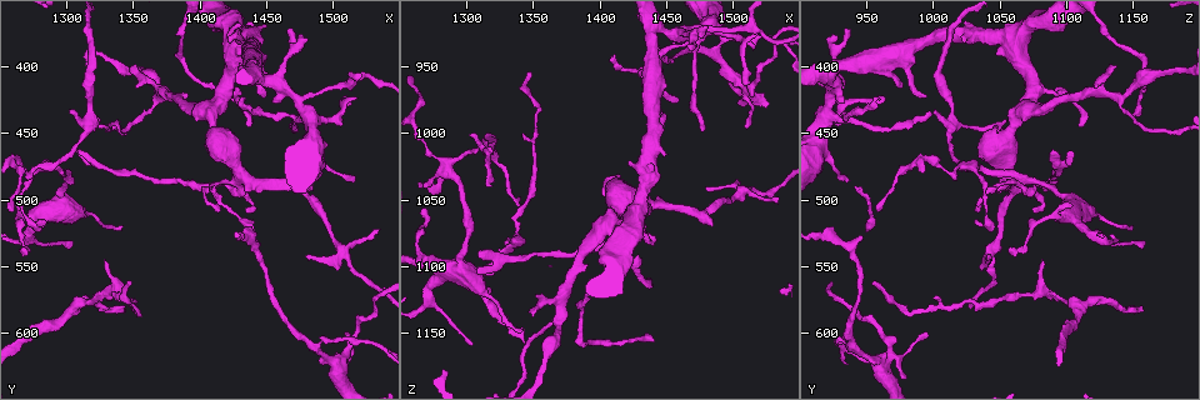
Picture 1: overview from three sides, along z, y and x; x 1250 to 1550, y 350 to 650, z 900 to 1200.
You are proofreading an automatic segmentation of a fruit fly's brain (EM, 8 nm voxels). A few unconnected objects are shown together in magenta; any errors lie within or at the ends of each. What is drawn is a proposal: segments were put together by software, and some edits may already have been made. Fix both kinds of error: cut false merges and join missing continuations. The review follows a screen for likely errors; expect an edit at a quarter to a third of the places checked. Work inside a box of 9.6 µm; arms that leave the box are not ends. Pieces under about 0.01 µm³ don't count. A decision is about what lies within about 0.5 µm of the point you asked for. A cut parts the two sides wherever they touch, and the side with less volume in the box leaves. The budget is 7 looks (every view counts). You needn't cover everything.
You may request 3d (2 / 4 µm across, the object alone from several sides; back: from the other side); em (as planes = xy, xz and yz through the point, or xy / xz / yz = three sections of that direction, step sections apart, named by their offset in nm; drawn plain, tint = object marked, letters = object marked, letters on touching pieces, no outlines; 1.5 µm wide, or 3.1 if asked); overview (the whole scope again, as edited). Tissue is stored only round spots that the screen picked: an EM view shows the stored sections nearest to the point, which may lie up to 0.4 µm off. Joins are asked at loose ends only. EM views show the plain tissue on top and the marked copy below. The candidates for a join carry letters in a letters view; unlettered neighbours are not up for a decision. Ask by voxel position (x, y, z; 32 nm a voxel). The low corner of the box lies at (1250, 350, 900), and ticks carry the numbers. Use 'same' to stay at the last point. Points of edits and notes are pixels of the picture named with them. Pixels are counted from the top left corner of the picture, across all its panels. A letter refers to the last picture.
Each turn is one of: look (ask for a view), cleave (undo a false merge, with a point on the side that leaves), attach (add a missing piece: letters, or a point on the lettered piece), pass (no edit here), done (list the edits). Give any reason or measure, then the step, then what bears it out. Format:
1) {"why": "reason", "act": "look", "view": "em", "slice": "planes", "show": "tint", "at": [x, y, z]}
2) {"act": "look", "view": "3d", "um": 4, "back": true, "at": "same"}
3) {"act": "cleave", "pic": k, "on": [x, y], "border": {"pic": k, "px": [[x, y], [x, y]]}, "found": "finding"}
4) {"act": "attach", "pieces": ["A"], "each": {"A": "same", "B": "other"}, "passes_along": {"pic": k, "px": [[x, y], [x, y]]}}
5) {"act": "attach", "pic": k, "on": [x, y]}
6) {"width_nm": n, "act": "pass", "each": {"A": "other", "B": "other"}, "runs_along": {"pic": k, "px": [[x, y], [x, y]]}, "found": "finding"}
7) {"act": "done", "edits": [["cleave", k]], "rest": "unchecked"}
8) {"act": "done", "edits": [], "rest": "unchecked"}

{"why": "tapers out", "act": "look", "view": "em", "slice": "xy", "step": 4, "show": "letters", "at": [1438, 446, 1110]}

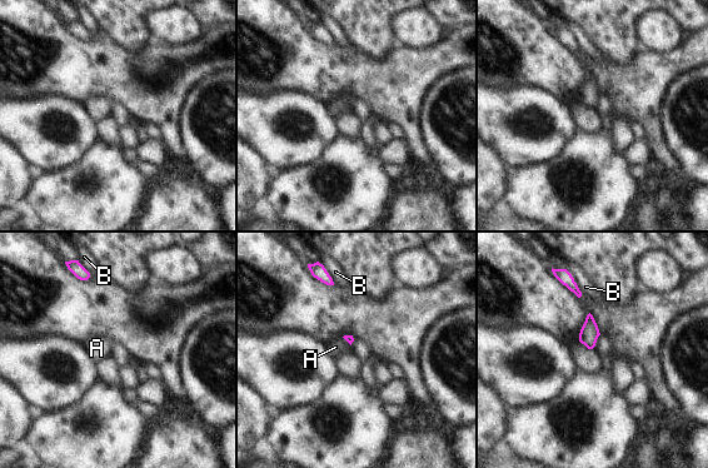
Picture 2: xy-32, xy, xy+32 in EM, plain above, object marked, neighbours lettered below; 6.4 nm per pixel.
{"act": "pass", "each": {"A": "other", "B": "other"}, "found": "no lettered piece goes on from it"}

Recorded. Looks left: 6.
{"why": "sudden change in width", "act": "look", "view": "em", "slice": "planes", "show": "tint", "at": [1416, 488, 1078]}

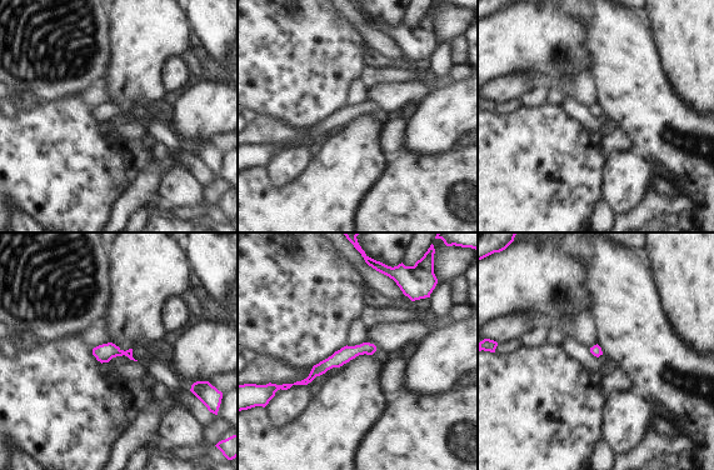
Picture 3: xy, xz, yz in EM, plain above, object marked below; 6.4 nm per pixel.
{"why": "what lies round it", "act": "look", "view": "em", "slice": "planes", "show": "letters", "at": "same"}

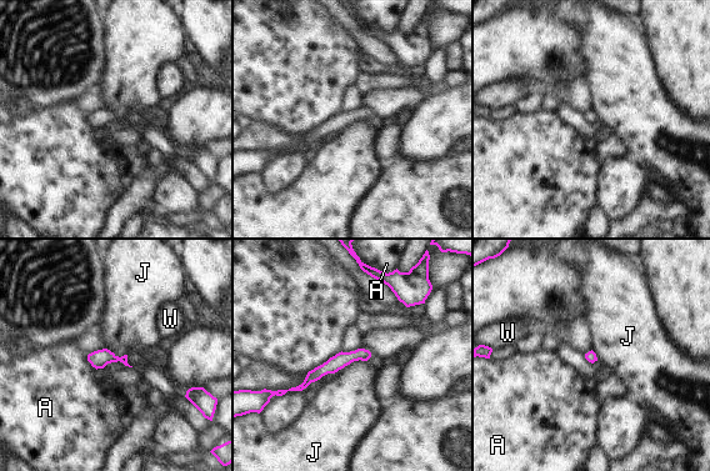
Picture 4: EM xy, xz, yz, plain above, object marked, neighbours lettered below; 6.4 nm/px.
{"width_nm": 70, "act": "pass", "each": {"A": "other", "J": "other", "W": "other"}, "border": {"pic": 4, "px": [[366, 360], [354, 360], [336, 372]]}, "found": "one cell here"}

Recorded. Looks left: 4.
{"why": "tapers out", "act": "look", "view": "em", "slice": "planes", "show": "letters", "at": [1346, 562, 956]}

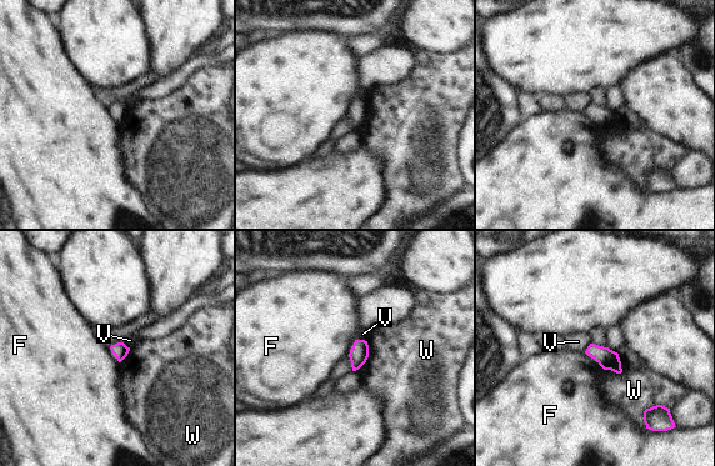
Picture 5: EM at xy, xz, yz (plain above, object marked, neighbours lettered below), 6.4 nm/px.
{"longest_contact_nm": ["W", 170], "act": "pass", "each": {"F": "other", "V": "other", "W": "other"}, "found": "none of them fits"}

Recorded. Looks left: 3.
{"act": "done", "edits": [], "rest": "unchecked"}

